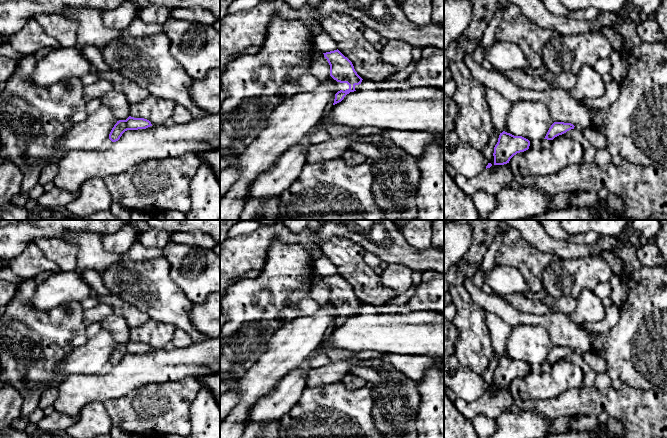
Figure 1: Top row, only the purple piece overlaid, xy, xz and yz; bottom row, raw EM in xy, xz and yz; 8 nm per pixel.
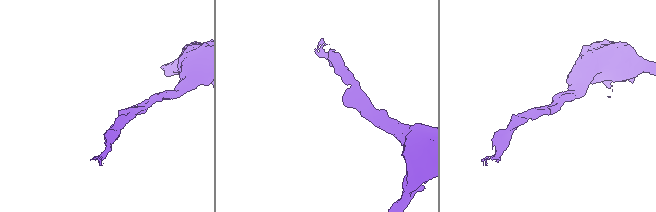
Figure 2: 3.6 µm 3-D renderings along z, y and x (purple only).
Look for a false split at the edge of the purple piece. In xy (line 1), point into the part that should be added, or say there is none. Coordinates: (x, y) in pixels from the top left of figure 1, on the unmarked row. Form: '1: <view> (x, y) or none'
1: none

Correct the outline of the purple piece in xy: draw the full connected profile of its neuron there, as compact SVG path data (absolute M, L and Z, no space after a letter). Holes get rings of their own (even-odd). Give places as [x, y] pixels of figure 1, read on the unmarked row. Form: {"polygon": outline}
{"polygon": "M129 340L126 344L119 344L112 352L109 363L116 366L120 363L122 358L127 354L146 353L152 350L151 346L144 342L134 342Z"}

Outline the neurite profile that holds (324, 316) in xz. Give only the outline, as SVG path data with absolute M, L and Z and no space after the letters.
M331 300L321 306L310 316L296 317L292 321L282 323L271 336L265 353L250 367L246 374L230 389L241 395L241 400L229 415L220 422L220 438L241 438L245 430L245 421L250 409L292 370L298 368L309 355L322 345L327 328L333 328L335 318L344 307L337 306Z

